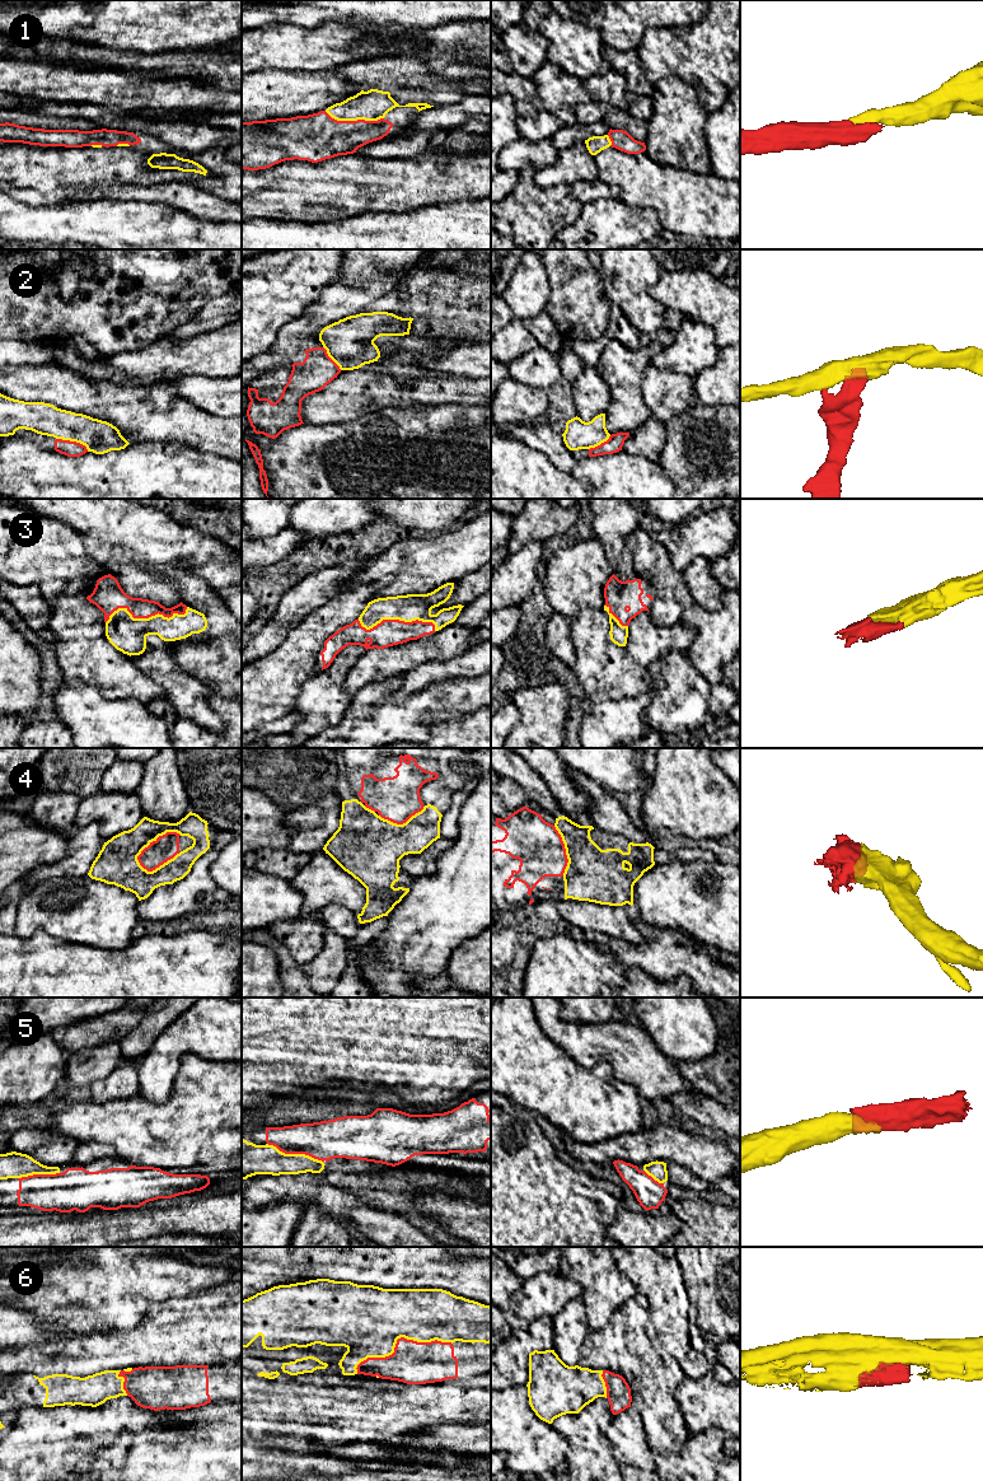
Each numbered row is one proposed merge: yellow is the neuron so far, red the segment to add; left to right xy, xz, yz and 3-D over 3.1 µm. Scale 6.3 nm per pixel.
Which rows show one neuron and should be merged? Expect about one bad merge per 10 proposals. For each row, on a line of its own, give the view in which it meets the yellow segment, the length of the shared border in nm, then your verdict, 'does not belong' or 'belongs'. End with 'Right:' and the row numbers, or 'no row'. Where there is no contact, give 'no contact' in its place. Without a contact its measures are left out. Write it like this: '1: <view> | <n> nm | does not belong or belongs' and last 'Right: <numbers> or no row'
1: xz | 380 nm | belongs
2: xy | 220 nm | does not belong
3: xy | 550 nm | belongs
4: xy | 320 nm | belongs
5: xz | 380 nm | belongs
6: xz | 650 nm | belongs
Right: 1, 3, 4, 5, 6

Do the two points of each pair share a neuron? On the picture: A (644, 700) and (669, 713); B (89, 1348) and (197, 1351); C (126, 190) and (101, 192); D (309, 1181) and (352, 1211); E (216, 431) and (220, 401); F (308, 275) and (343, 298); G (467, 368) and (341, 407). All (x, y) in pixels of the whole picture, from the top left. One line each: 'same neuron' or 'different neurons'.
A: different neurons
B: same neuron
C: same neuron
D: same neuron
E: different neurons
F: different neurons
G: different neurons

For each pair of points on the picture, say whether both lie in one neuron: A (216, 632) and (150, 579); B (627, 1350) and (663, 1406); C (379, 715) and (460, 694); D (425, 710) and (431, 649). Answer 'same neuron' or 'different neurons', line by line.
A: different neurons
B: same neuron
C: same neuron
D: different neurons

